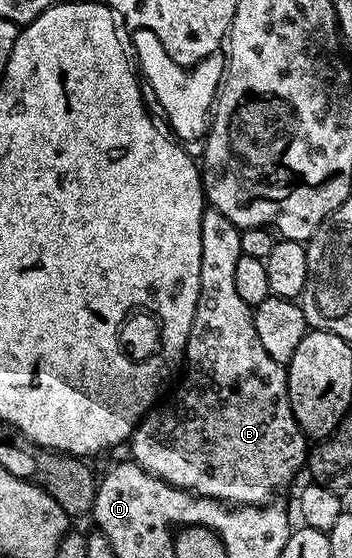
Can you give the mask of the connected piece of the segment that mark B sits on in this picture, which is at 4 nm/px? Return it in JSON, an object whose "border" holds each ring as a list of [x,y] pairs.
{"border":[[[204,207],[201,218],[201,282],[197,294],[197,310],[193,310],[193,326],[189,330],[187,351],[185,353],[185,369],[187,377],[179,388],[179,393],[168,404],[160,403],[157,411],[152,410],[140,420],[135,432],[131,435],[129,449],[130,459],[140,464],[149,474],[161,478],[165,483],[172,484],[174,488],[184,488],[197,496],[208,496],[210,500],[222,500],[228,506],[262,506],[272,499],[274,492],[279,492],[295,475],[304,471],[309,451],[308,437],[299,429],[297,418],[293,414],[293,406],[289,402],[287,393],[287,369],[282,364],[273,362],[269,354],[265,354],[265,346],[261,346],[261,338],[257,338],[257,330],[253,326],[253,308],[237,295],[236,275],[237,258],[243,256],[241,250],[241,230],[225,214],[221,214],[213,207]]]}

